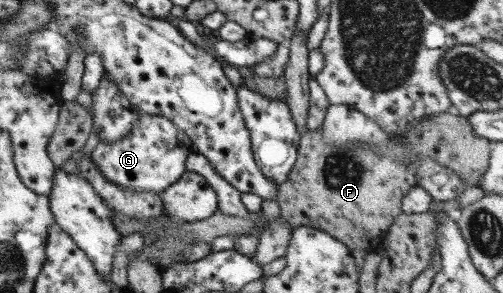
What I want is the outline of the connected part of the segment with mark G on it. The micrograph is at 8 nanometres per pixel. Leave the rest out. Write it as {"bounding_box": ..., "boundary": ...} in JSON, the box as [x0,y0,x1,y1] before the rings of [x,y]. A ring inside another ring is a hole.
{"bounding_box":[90,112,196,195],"boundary":[[[138,112],[138,118],[132,123],[130,133],[114,143],[98,142],[90,157],[104,179],[126,191],[140,191],[159,195],[170,184],[184,174],[184,164],[188,154],[196,153],[196,148],[188,136],[176,131],[168,118],[146,115]]]}

